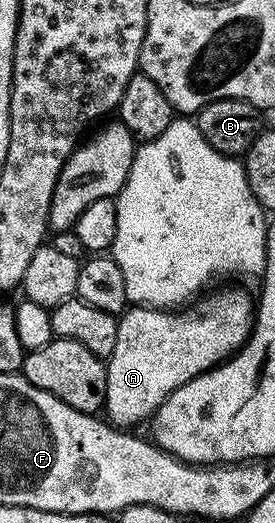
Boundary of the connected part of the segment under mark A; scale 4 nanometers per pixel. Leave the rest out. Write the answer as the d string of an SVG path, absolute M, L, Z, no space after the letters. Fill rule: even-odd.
M220 288L211 292L179 310L132 306L119 317L118 343L114 346L114 354L106 357L108 377L103 411L109 424L121 430L135 429L135 424L142 423L144 419L145 423L155 416L162 402L166 402L174 390L203 372L211 372L217 364L225 363L248 343L254 323L253 293L251 296L244 288Z

